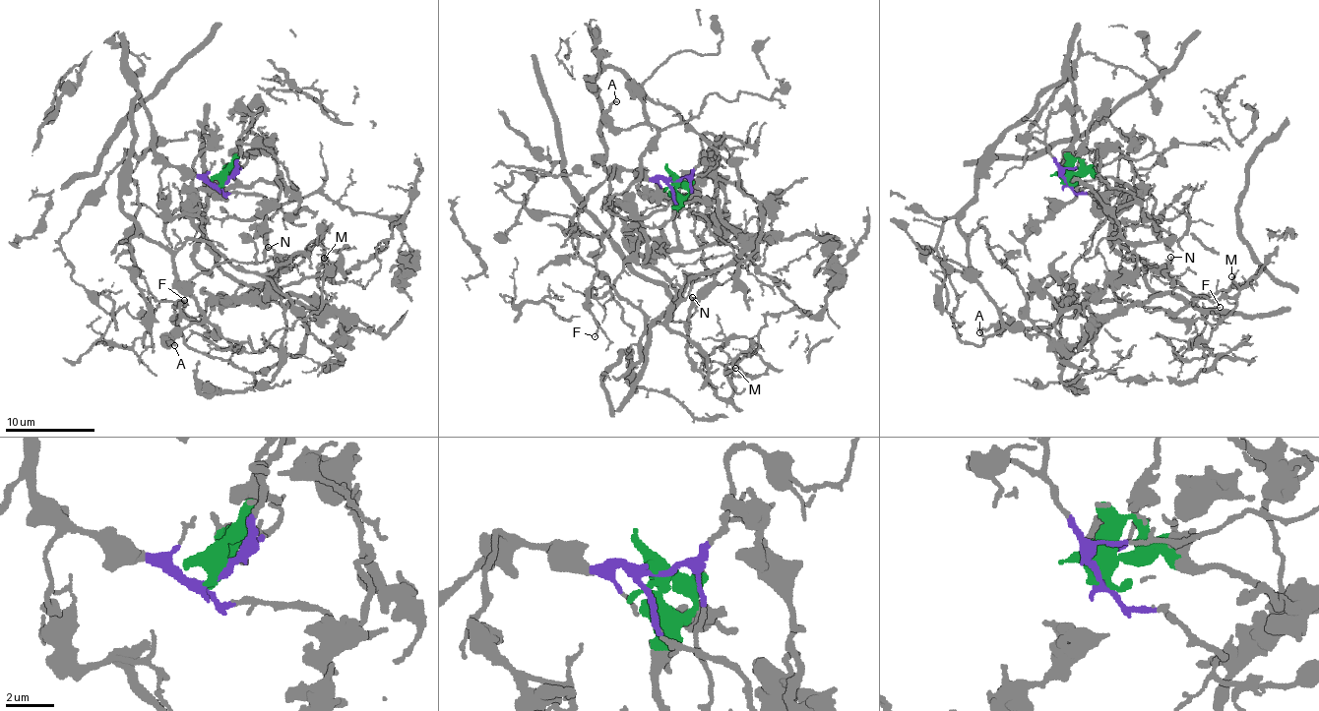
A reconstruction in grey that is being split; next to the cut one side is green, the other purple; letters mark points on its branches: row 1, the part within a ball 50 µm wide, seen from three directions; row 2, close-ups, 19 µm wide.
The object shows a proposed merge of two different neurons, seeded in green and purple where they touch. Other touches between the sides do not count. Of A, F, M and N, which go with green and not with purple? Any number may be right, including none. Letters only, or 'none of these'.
M, N

